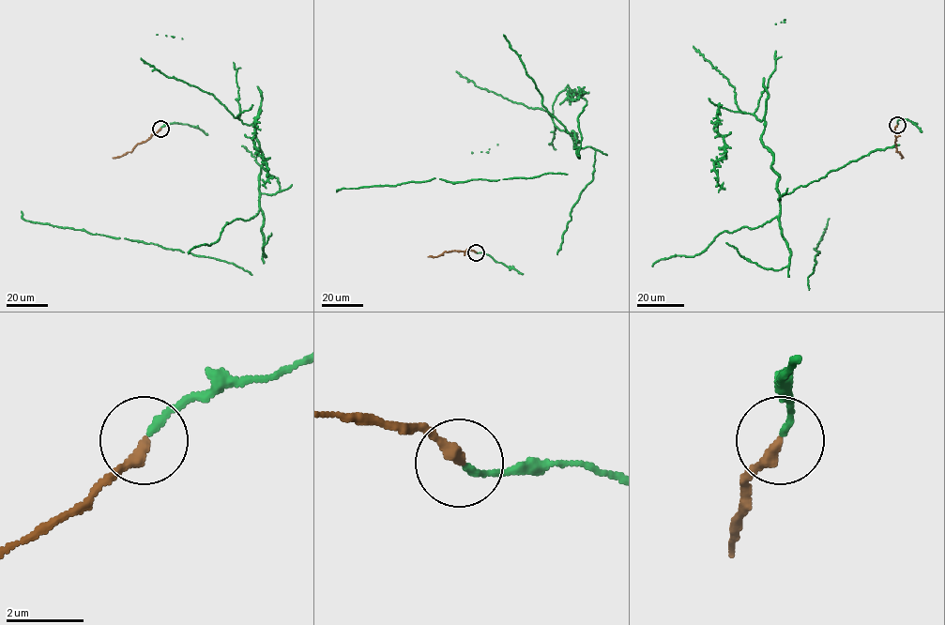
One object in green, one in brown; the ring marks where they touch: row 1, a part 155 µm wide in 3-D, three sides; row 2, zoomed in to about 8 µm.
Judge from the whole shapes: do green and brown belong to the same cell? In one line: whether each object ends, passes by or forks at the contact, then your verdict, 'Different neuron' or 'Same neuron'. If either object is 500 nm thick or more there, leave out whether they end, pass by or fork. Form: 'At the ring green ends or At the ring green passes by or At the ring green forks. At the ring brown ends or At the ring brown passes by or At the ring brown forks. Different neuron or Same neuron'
At the ring green ends. At the ring brown ends. Same neuron

